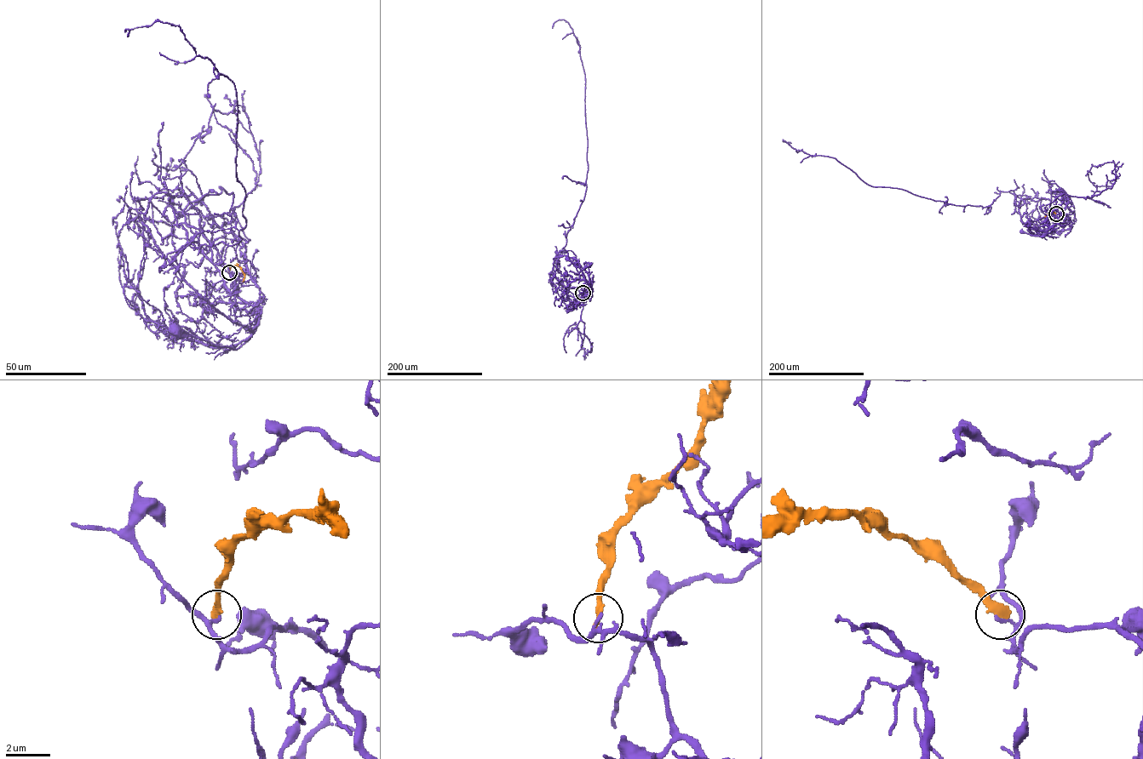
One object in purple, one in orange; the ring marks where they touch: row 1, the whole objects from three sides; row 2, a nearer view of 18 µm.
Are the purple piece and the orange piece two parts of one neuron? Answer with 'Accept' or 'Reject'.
Reject

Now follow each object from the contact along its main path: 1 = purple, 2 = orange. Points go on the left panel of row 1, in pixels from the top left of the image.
1: (229, 272), (238, 276), (238, 296), (257, 310), (258, 322), (249, 339), (236, 349), (176, 331)
2: (229, 272), (231, 266), (237, 265), (244, 276), (242, 282)

